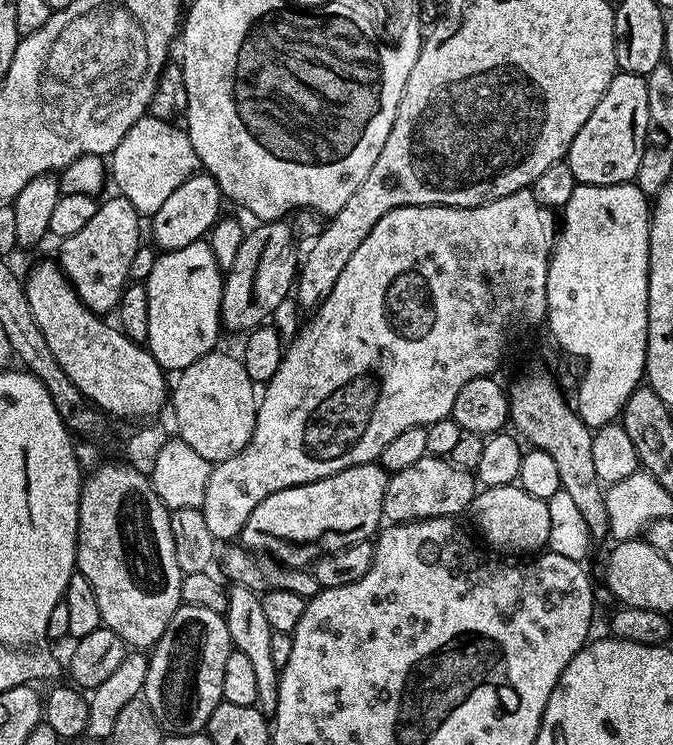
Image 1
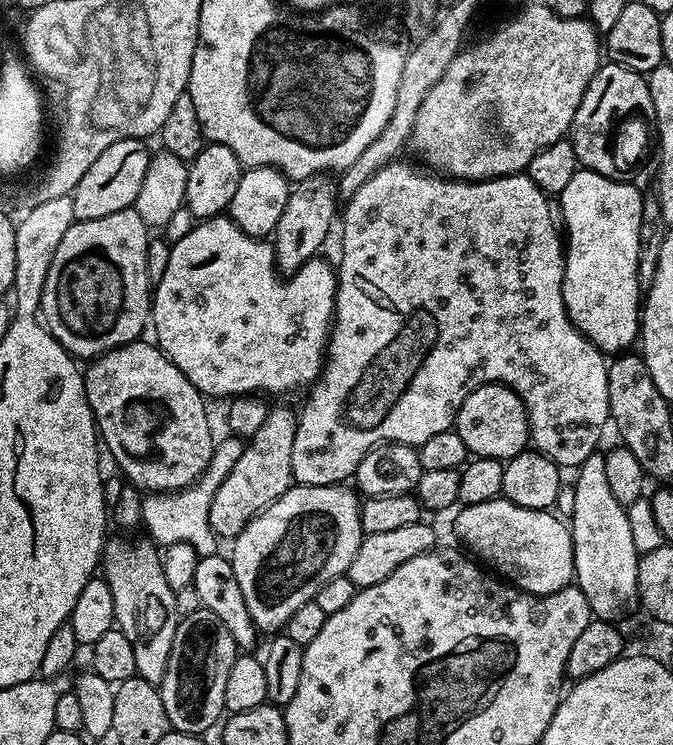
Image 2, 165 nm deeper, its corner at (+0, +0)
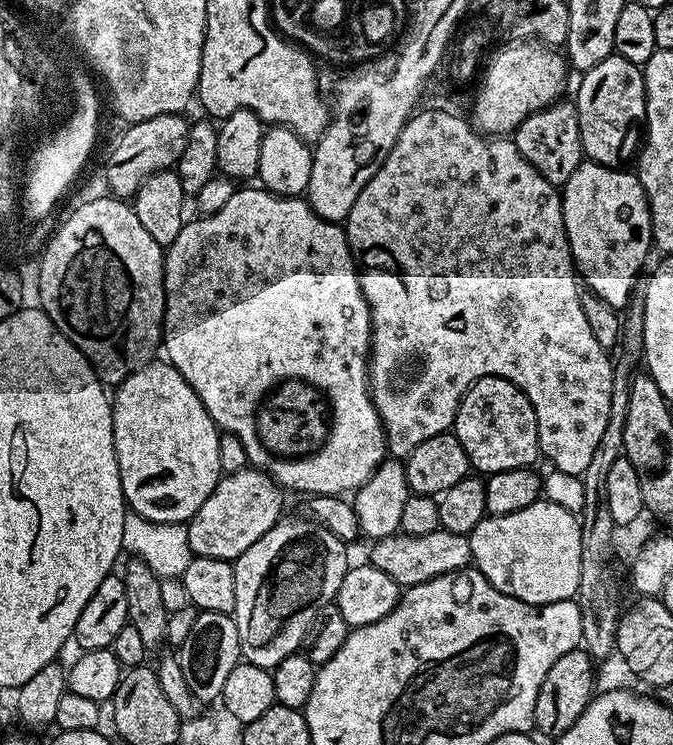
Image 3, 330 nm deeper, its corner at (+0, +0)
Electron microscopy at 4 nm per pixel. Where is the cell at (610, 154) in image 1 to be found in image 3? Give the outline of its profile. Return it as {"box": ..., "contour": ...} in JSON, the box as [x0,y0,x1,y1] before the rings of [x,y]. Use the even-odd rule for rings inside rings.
{"box":[574,54,646,165],"contour":[[[613,54],[583,73],[579,79],[580,89],[574,95],[574,103],[584,156],[593,164],[619,165],[624,139],[627,138],[632,123],[639,121],[644,114],[646,77],[641,65]]]}

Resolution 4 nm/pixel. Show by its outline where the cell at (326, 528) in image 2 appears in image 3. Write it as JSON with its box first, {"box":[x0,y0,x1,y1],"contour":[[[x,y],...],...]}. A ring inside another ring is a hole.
{"box":[234,518,350,670],"contour":[[[282,518],[270,530],[266,530],[266,534],[262,534],[262,538],[258,538],[258,542],[246,550],[246,554],[236,559],[234,619],[240,639],[240,655],[247,663],[271,670],[282,662],[282,658],[301,651],[306,630],[310,630],[310,622],[314,622],[314,614],[335,601],[338,586],[342,586],[342,578],[349,570],[350,561],[344,548],[345,541],[307,519]]]}

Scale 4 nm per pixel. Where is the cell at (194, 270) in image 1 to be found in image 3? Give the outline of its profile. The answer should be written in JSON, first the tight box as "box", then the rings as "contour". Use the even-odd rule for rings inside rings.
{"box":[162,186,389,496],"contour":[[[248,186],[237,187],[235,194],[230,198],[230,202],[226,202],[226,206],[222,206],[222,210],[218,210],[209,216],[200,216],[195,218],[196,220],[189,219],[181,233],[178,234],[178,238],[175,238],[173,244],[166,248],[164,253],[164,334],[162,337],[162,348],[163,351],[168,351],[168,356],[166,356],[167,363],[173,364],[182,374],[182,378],[186,378],[186,382],[196,391],[198,398],[202,398],[202,406],[206,406],[206,410],[210,414],[212,421],[216,423],[216,427],[234,434],[234,438],[238,438],[238,442],[242,442],[243,448],[246,449],[246,458],[249,465],[259,468],[260,471],[272,477],[280,485],[281,489],[287,490],[289,493],[291,493],[290,491],[304,492],[303,494],[308,496],[344,496],[345,494],[355,493],[356,489],[361,488],[372,477],[376,467],[386,458],[389,447],[384,431],[384,421],[381,420],[380,414],[374,406],[370,391],[372,311],[368,308],[364,291],[360,285],[358,265],[355,256],[352,255],[352,247],[348,245],[348,234],[345,225],[335,220],[322,218],[308,205],[307,199],[298,196],[278,196],[275,192],[270,192],[263,186],[255,186],[256,188],[244,187]]]}

